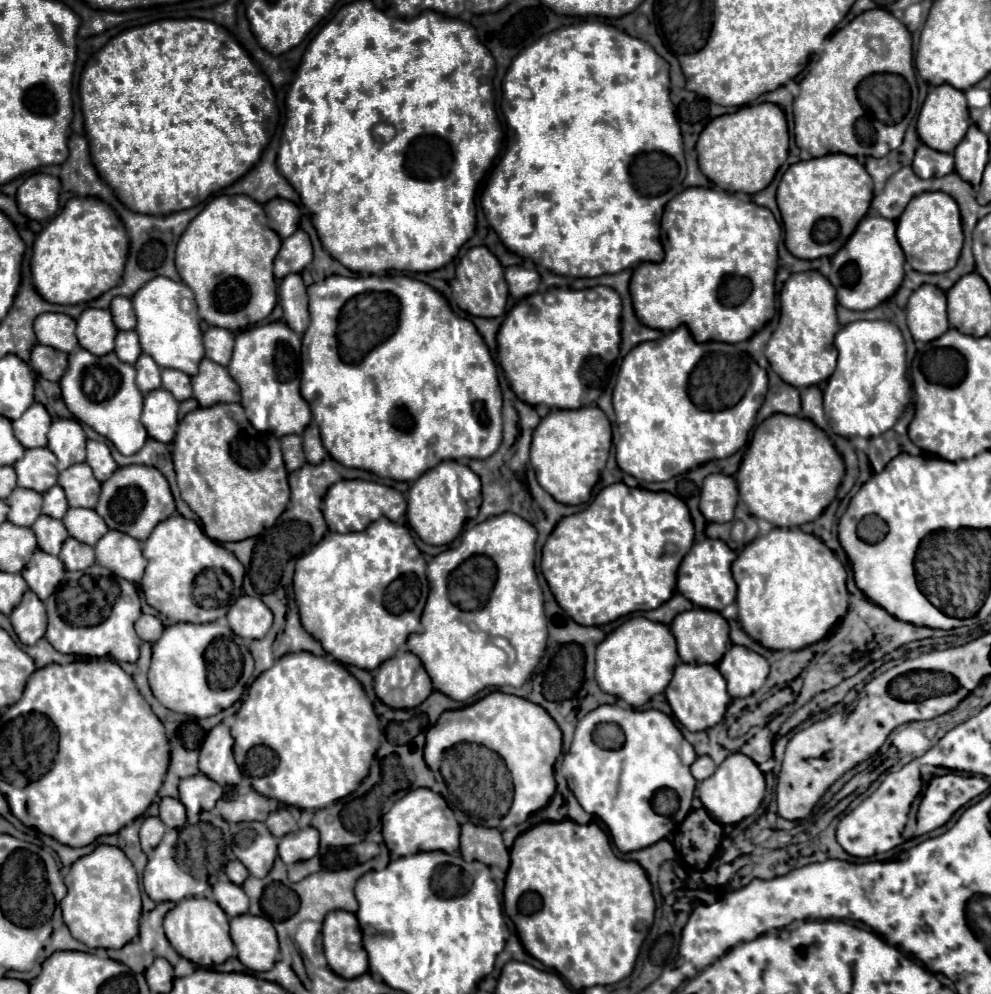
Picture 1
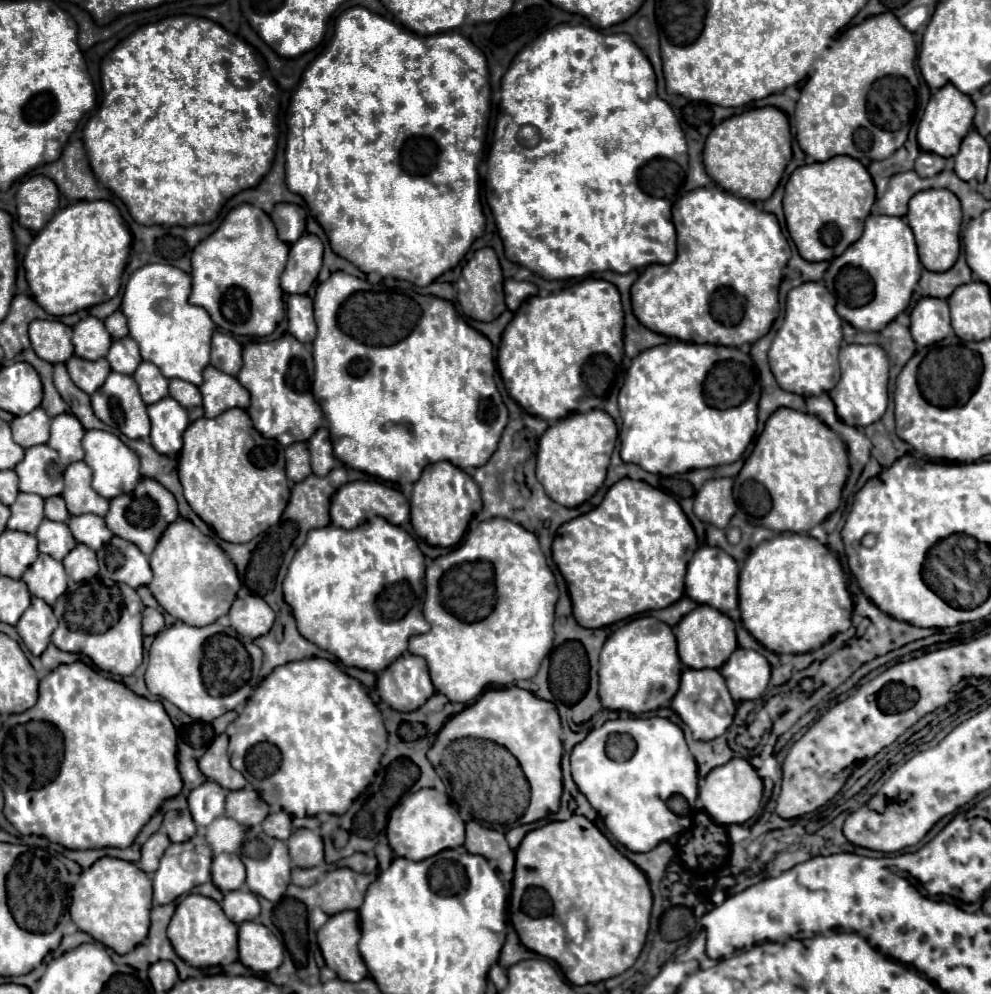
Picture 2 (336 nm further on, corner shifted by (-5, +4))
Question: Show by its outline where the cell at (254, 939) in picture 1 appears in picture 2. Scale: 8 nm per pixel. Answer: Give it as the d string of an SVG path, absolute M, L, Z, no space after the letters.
M259 922L239 926L239 960L253 972L271 972L283 962L283 944Z

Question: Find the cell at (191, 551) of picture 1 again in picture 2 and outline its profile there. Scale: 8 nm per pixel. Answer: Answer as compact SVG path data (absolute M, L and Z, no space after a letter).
M175 520L169 524L155 552L149 556L149 562L153 570L153 580L149 584L151 594L167 614L189 626L207 626L225 616L241 588L237 570L227 554L189 520Z

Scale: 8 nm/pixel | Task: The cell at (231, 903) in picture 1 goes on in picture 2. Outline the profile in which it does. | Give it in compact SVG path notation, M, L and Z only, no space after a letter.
M245 888L225 892L221 906L223 906L223 912L227 914L227 918L235 924L241 924L245 920L255 920L259 916L259 900L253 892L245 890Z

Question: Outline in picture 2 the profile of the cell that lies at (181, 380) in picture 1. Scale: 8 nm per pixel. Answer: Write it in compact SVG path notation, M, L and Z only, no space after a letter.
M169 380L169 396L173 396L183 408L195 408L201 406L201 392L197 386L185 382L185 380Z

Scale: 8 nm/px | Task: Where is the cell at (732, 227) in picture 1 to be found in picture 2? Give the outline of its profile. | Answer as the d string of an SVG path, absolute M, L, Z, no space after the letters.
M705 186L705 188L697 188L687 192L685 196L681 196L675 204L673 204L673 224L675 224L677 236L677 256L673 264L651 264L643 270L643 274L637 278L637 282L631 286L631 302L633 302L633 314L637 316L637 320L647 326L649 330L669 336L669 338L677 338L681 342L693 342L693 344L721 344L721 346L741 346L741 344L753 344L757 342L761 336L765 336L771 328L771 324L775 322L777 314L779 314L779 300L777 300L777 292L779 292L779 284L783 278L783 268L787 266L789 258L791 258L791 248L787 238L781 234L779 222L773 214L761 210L757 204L737 198L731 192L725 192L719 186Z

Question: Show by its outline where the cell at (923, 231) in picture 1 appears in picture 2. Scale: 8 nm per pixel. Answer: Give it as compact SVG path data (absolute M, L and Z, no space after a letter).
M923 190L909 200L907 224L911 226L919 250L921 264L931 272L949 270L959 256L959 228L961 228L961 204L949 190Z

